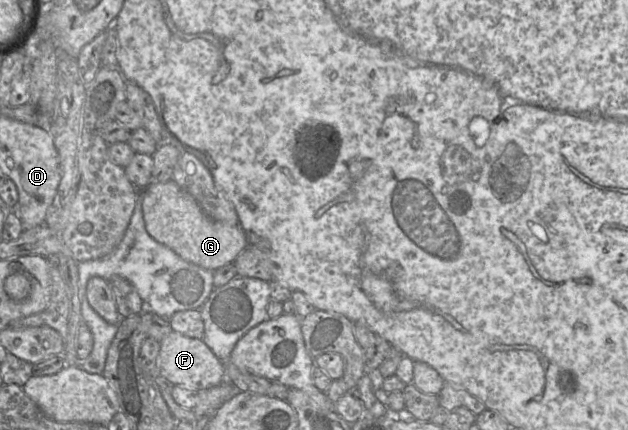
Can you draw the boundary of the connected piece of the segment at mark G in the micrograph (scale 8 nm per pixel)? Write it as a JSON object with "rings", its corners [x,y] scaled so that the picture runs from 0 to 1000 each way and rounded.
{"rings":[[[279,421],[239,428],[232,440],[220,444],[228,444],[228,502],[236,544],[291,605],[342,630],[371,612],[395,574],[392,544],[381,523],[336,509],[317,472]]]}

